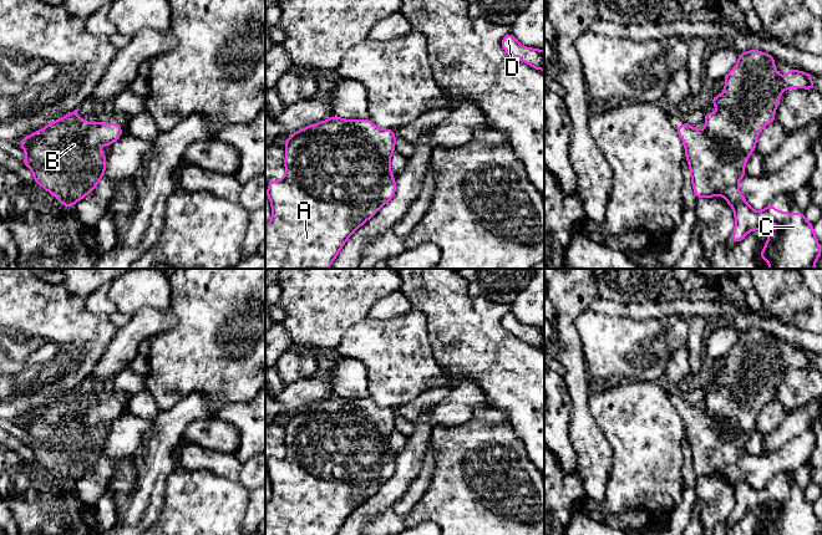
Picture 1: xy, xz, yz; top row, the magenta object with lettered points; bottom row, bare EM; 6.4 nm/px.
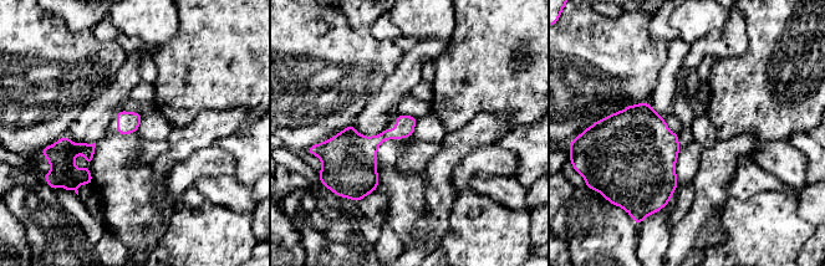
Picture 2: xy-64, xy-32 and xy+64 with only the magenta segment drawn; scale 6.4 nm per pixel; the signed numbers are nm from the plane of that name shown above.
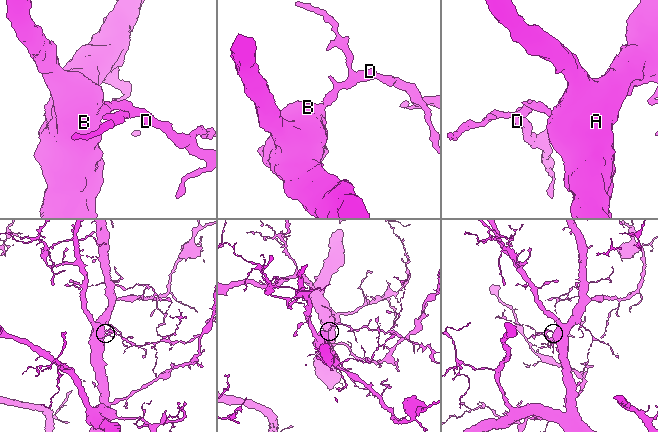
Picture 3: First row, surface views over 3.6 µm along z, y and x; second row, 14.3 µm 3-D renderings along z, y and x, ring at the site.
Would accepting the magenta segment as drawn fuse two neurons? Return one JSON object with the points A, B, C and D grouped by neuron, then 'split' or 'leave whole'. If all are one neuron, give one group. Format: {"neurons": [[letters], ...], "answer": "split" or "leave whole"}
{"neurons": [["A", "B", "C", "D"]], "answer": "leave whole"}

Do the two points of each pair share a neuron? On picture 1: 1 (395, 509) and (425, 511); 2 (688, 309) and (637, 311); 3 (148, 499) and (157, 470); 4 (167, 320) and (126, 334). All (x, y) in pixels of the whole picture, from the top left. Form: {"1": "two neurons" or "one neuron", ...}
{"1": "two neurons", "2": "one neuron", "3": "one neuron", "4": "one neuron"}

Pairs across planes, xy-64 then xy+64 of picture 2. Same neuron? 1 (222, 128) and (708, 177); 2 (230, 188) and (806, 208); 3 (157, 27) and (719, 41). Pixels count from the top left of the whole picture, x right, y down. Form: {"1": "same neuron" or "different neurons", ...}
{"1": "same neuron", "2": "different neurons", "3": "different neurons"}

